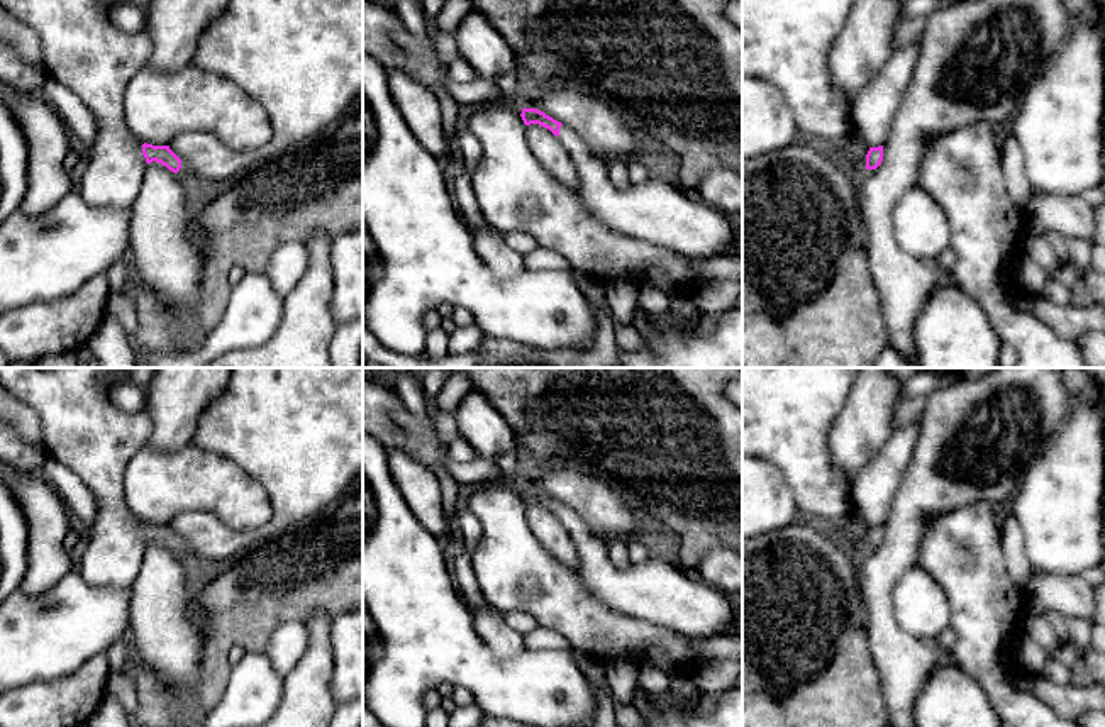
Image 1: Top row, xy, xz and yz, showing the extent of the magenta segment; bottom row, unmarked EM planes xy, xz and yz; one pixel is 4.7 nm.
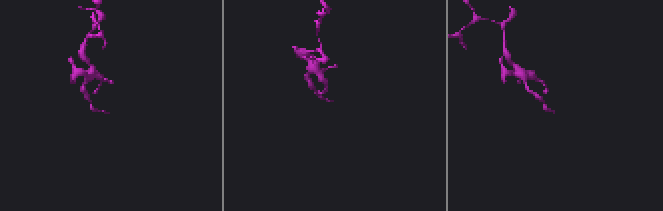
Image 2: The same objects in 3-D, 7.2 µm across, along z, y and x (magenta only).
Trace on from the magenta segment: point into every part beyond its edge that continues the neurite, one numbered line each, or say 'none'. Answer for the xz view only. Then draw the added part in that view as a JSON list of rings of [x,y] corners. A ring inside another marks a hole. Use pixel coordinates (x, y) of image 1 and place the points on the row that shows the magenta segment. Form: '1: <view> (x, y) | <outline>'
1: xz (656, 210) | [[[561,125],[558,137],[576,168],[583,205],[614,232],[695,259],[715,258],[739,241],[725,214],[688,198],[666,173],[617,188],[573,129]]]

